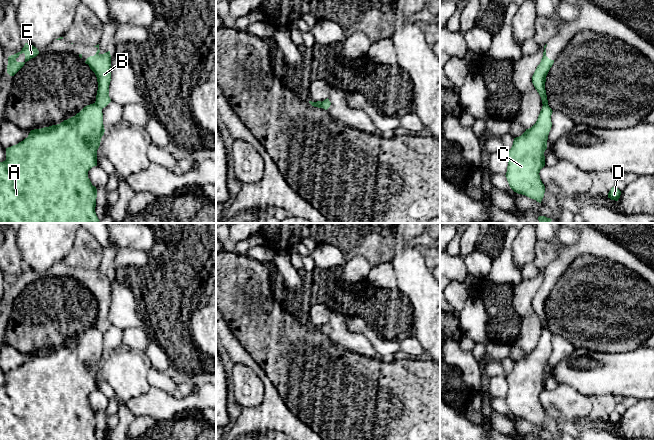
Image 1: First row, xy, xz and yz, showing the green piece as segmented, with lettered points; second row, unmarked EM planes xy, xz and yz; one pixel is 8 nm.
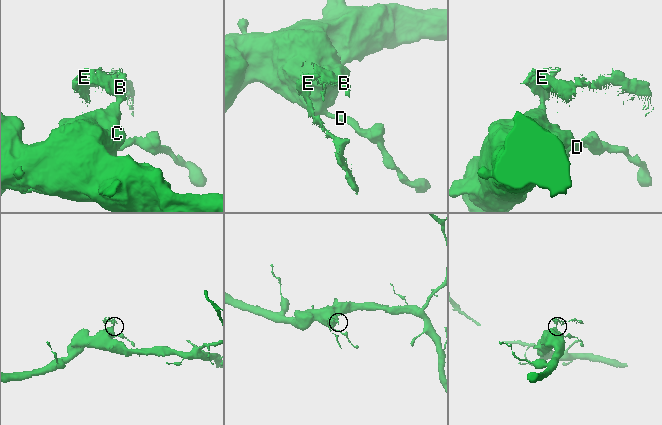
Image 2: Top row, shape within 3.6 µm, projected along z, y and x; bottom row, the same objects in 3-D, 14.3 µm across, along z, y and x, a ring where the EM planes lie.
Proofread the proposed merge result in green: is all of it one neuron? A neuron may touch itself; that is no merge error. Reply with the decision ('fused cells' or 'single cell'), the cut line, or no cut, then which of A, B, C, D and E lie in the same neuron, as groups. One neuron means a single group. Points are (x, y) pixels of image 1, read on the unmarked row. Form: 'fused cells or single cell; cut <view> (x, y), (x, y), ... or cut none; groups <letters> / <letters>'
fused cells; cut xy (95, 326), (101, 333); groups A C D / B E

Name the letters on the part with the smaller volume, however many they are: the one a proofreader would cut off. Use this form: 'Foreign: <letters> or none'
Foreign: B, E

